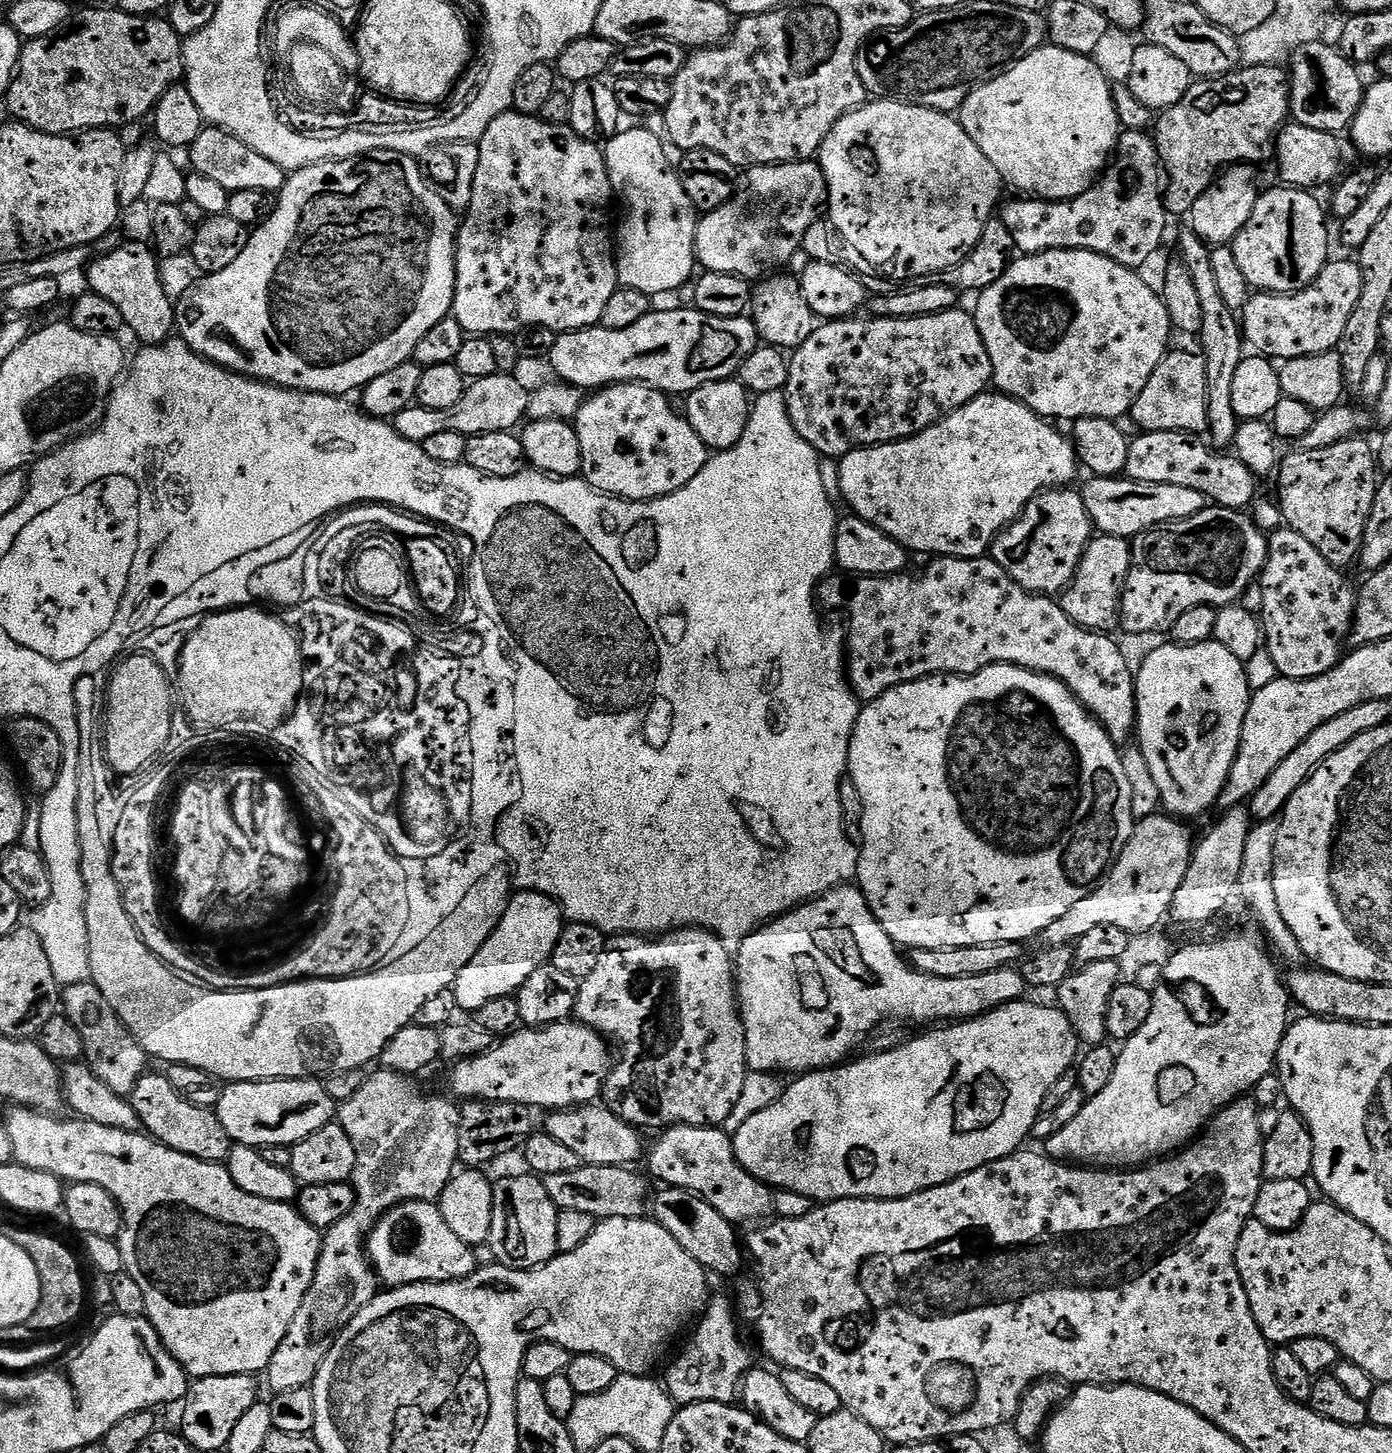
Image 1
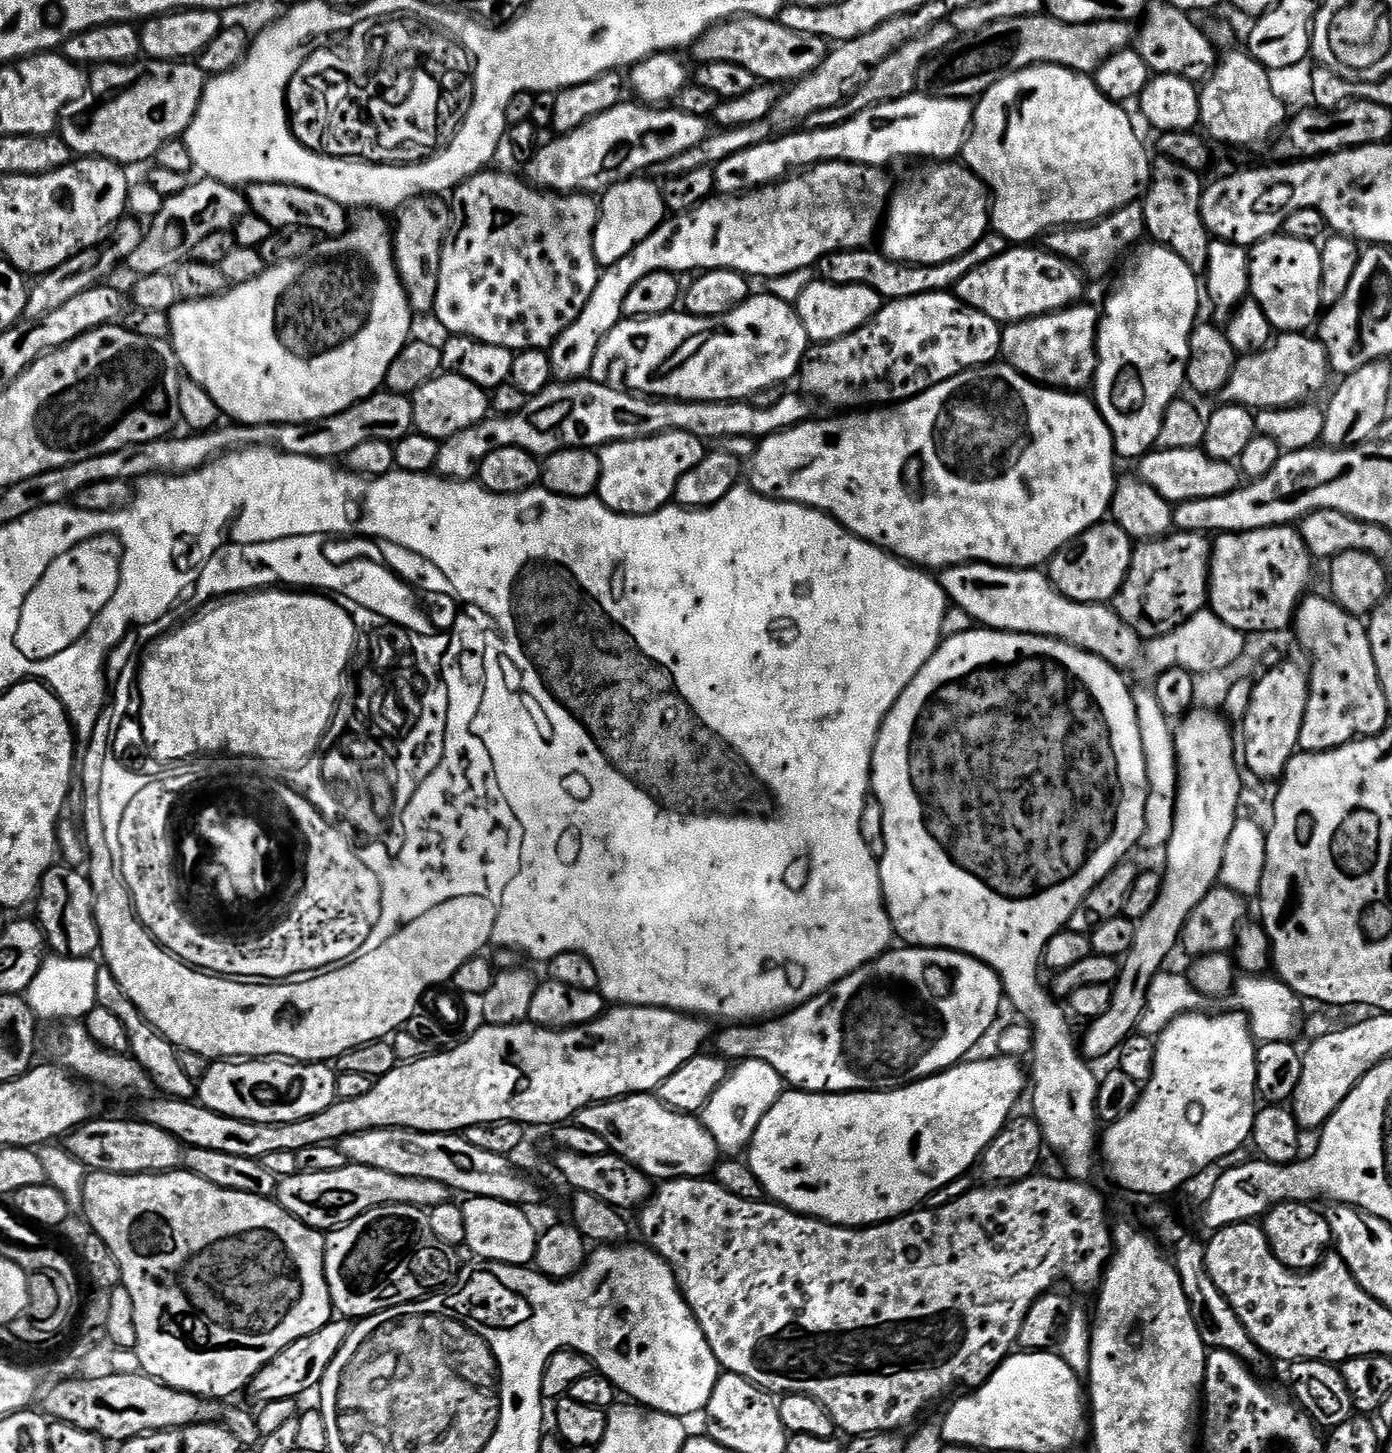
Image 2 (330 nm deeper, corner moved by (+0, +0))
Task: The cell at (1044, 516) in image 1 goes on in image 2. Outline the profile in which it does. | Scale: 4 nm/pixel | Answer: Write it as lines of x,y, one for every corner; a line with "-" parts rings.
1101,522
1058,549
1046,565
1046,575
1058,591
1066,594
1066,598
1095,604
1112,602
1126,578
1126,570
1130,570
1133,547
1134,542
1122,526

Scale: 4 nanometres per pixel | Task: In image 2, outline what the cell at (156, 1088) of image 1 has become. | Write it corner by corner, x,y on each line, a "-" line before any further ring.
101,966
98,970
96,1002
99,1007
111,1010
121,1019
128,1035
128,1052
132,1059
137,1060
147,1070
148,1076
163,1095
174,1100
191,1100
197,1095
197,1081
192,1080
186,1070
182,1070
178,1049
140,1013
138,1006
134,1006
130,998
126,998
122,986
118,986
118,978
114,978
114,974
106,966

